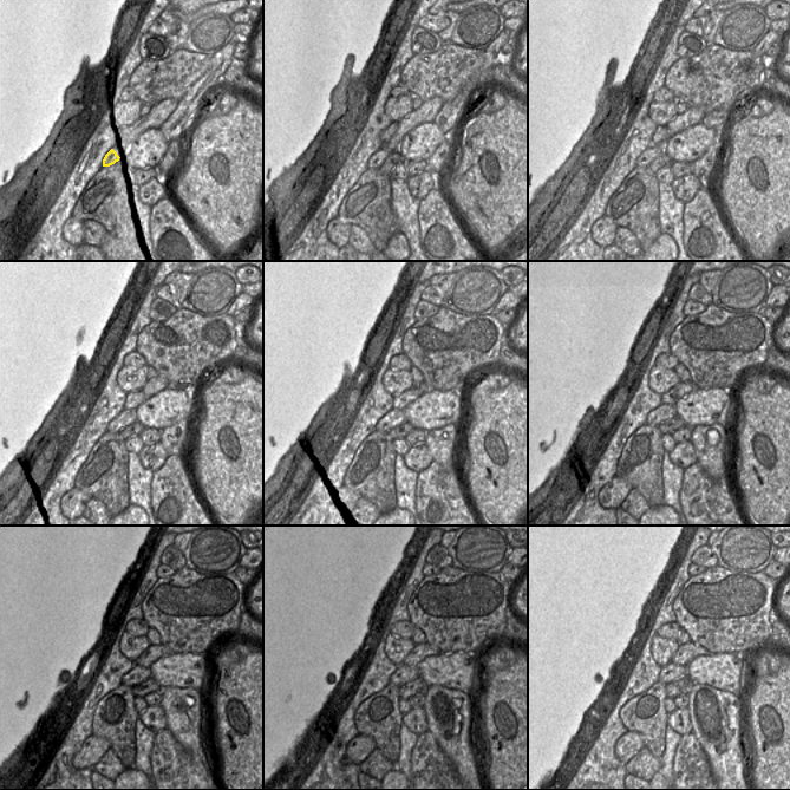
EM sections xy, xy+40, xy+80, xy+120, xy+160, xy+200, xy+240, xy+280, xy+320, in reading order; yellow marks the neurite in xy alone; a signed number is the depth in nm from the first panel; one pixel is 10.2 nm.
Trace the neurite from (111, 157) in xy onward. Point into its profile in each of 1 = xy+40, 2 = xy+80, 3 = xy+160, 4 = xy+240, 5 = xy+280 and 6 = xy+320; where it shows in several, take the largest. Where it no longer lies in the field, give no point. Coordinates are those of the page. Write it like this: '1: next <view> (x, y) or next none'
1: next xy+40 (377, 160)
2: next xy+80 (652, 152)
3: next xy+160 (396, 417)
4: next xy+240 (138, 674)
5: next xy+280 (404, 674)
6: next xy+320 (672, 672)

